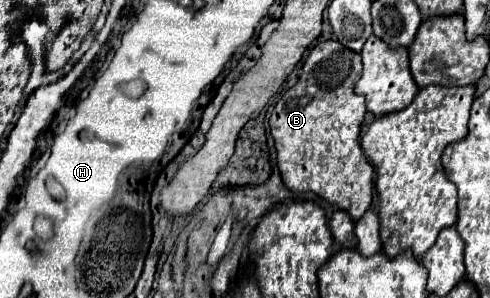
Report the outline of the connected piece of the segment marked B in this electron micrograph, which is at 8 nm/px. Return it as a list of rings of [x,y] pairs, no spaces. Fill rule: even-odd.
[[[323,41],[309,51],[309,57],[303,63],[303,73],[295,87],[287,89],[275,105],[275,111],[269,119],[271,135],[277,149],[277,165],[283,177],[283,183],[291,191],[313,191],[331,205],[347,211],[353,221],[359,221],[373,201],[373,177],[375,169],[367,161],[361,145],[359,133],[365,117],[365,99],[353,91],[355,83],[361,77],[361,55],[345,49],[339,41]]]

